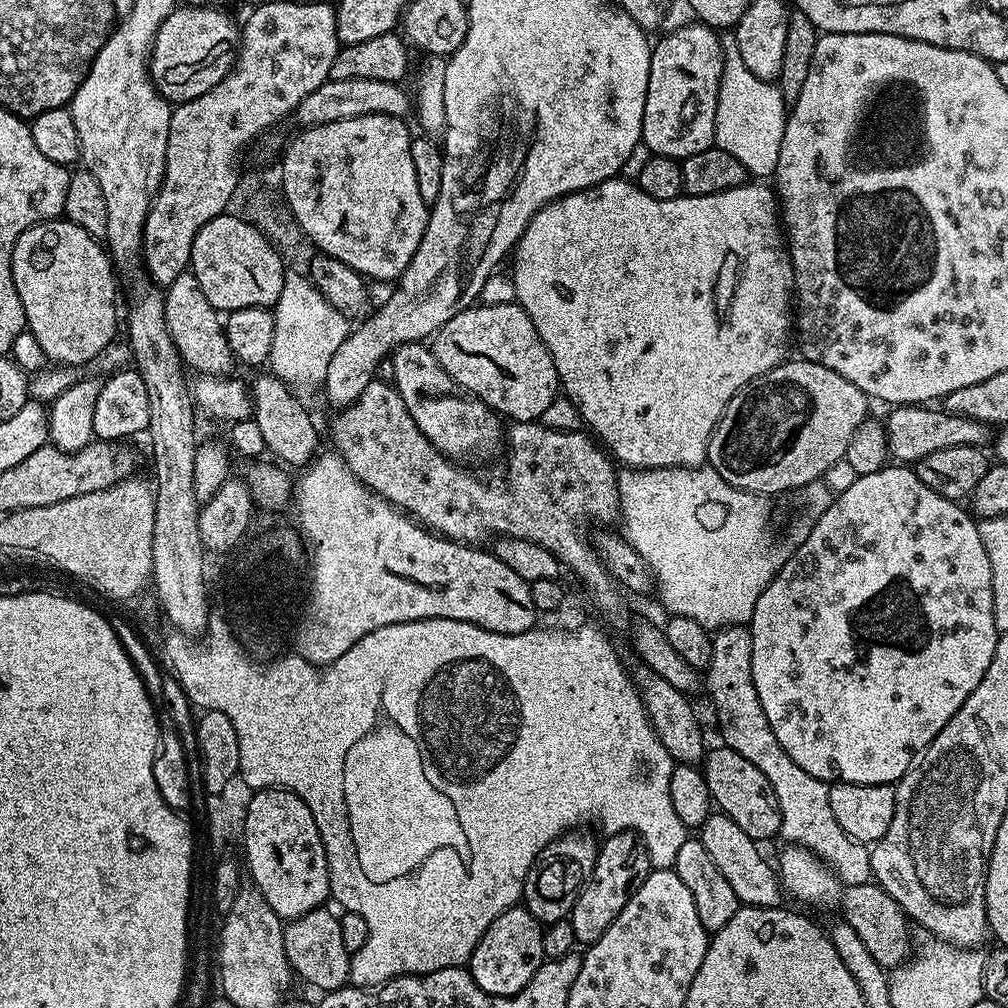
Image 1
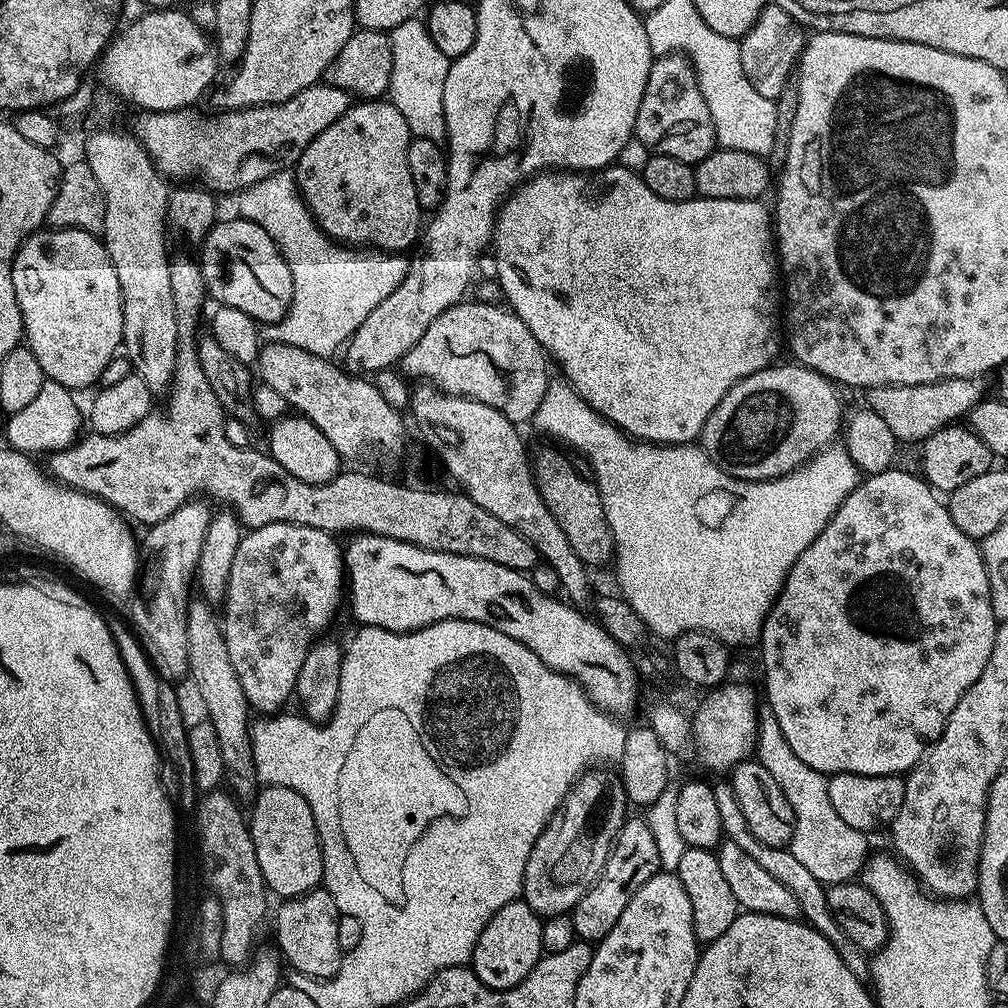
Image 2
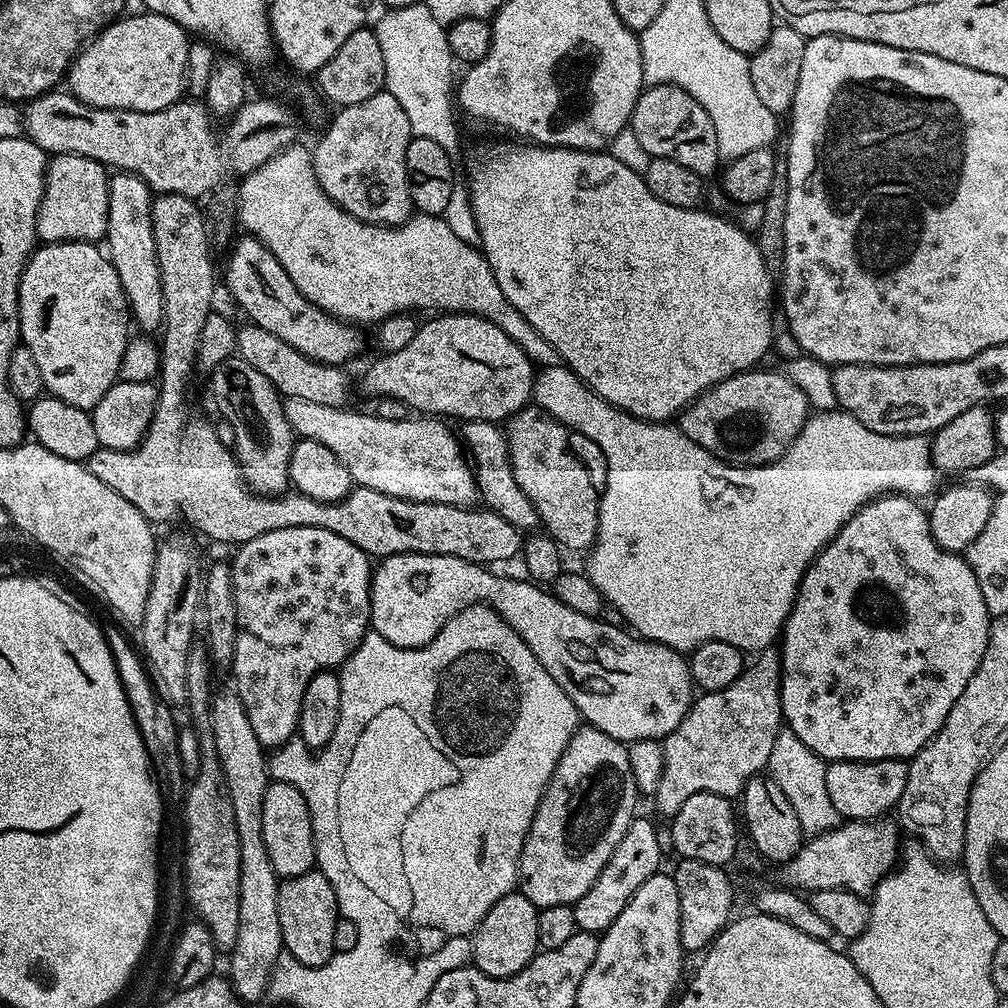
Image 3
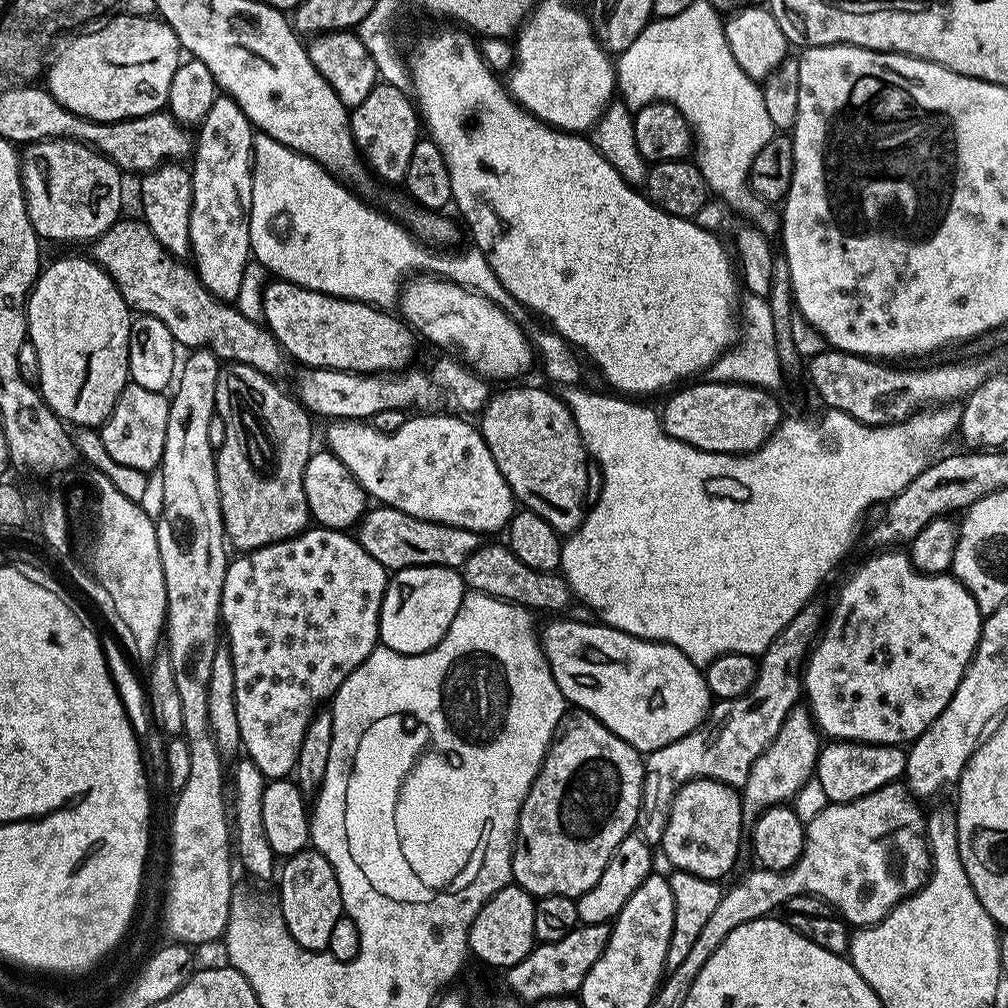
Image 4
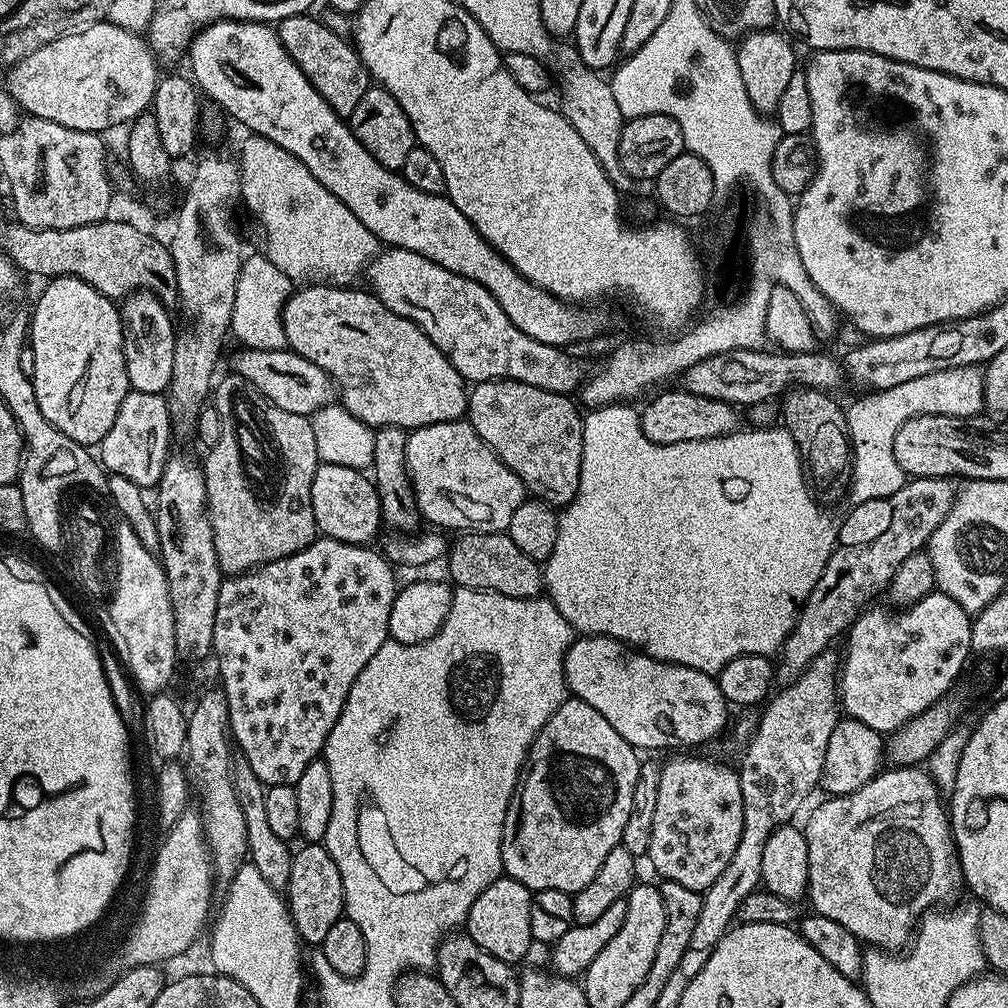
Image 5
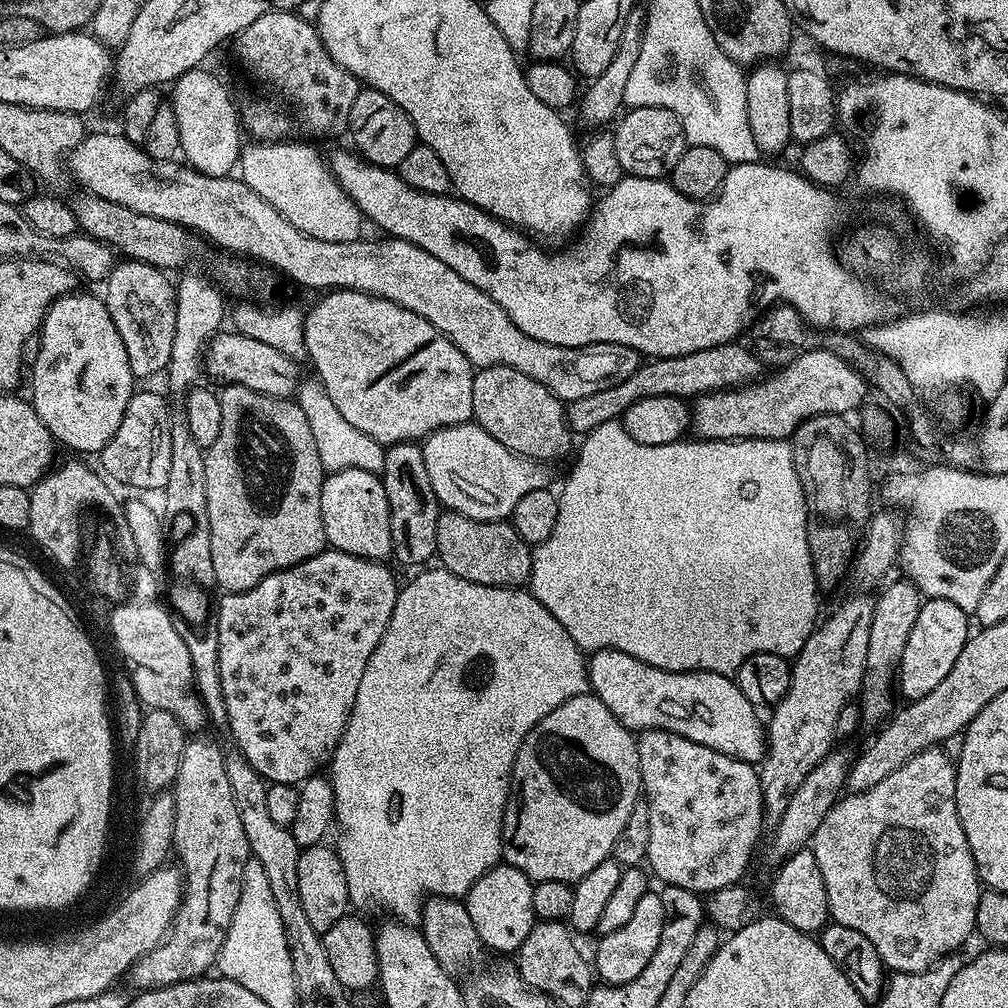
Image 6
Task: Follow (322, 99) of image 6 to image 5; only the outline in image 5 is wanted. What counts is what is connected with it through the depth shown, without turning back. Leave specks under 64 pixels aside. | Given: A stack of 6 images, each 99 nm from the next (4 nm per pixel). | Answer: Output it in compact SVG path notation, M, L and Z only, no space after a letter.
M312 14L291 16L279 21L278 31L290 58L294 58L308 80L330 102L332 109L342 117L351 117L354 106L362 102L362 94L366 94L370 86L368 68L356 53L355 47L349 41L347 44L334 29L315 20Z

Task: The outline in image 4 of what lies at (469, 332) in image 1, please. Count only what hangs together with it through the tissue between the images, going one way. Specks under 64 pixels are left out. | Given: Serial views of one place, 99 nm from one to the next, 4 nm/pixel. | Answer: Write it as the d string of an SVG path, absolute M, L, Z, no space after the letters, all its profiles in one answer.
M444 354L441 360L433 362L429 368L416 368L409 366L399 372L343 372L333 368L305 367L300 376L300 392L298 399L313 417L328 416L333 420L361 420L367 421L374 414L382 414L382 410L415 410L417 413L449 413L459 414L461 417L471 417L473 414L483 412L488 405L490 389L489 381L477 372L472 371L469 365Z

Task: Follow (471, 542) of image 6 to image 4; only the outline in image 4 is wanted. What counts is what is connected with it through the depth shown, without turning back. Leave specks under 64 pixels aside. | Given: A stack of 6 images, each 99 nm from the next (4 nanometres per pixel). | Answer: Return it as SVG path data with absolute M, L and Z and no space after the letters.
M504 542L481 543L480 547L474 550L474 554L466 558L462 575L465 585L471 591L497 596L499 600L511 600L513 604L520 604L529 610L541 608L544 612L552 612L548 614L560 614L563 613L560 611L574 600L570 586L559 571L539 572L526 566L526 562L519 560Z

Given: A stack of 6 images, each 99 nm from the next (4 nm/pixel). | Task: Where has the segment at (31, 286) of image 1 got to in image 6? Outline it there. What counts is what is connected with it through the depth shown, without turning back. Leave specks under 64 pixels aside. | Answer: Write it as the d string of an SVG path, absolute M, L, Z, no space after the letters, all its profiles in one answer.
M69 291L59 296L48 307L44 322L38 333L40 349L38 362L30 365L32 372L32 409L42 418L46 430L50 430L52 439L57 445L73 448L73 453L92 452L98 454L114 438L114 430L122 422L122 414L126 414L126 402L130 402L134 391L134 377L130 370L130 358L126 358L126 346L122 346L122 334L118 334L118 326L114 326L114 318L110 318L110 310L103 299L87 296L84 292Z

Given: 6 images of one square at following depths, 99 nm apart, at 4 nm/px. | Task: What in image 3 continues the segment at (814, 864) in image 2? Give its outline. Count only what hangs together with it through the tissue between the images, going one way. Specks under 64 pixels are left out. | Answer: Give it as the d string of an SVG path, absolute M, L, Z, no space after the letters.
M787 726L781 727L770 752L767 771L782 787L782 792L786 794L790 806L794 808L794 812L798 816L800 828L808 836L827 832L840 822L840 817L830 800L830 794L827 793L827 765L827 761L814 754Z

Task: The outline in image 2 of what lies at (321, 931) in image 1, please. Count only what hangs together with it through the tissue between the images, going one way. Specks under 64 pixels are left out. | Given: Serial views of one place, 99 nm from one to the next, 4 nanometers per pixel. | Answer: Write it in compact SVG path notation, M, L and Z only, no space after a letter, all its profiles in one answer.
M321 886L311 892L283 901L276 912L275 947L292 972L328 980L340 968L342 953L338 946L338 922L341 913L328 889Z

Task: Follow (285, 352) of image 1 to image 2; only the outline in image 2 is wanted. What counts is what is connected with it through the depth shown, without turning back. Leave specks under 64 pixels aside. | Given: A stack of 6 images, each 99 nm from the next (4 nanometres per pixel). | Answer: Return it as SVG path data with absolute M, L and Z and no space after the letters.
M285 170L270 174L270 178L262 178L262 182L254 182L254 186L244 189L239 193L239 215L245 220L254 222L270 234L272 241L278 246L282 258L286 258L286 266L290 266L290 278L294 278L294 294L288 307L288 315L283 316L276 324L269 324L263 329L262 336L265 341L296 346L315 356L332 358L347 345L349 338L366 322L370 310L382 302L382 298L390 298L394 290L406 278L409 257L404 254L393 254L379 250L357 250L352 246L345 246L332 237L327 236L316 225L312 216L300 196L300 187L296 185L296 177L291 171Z

